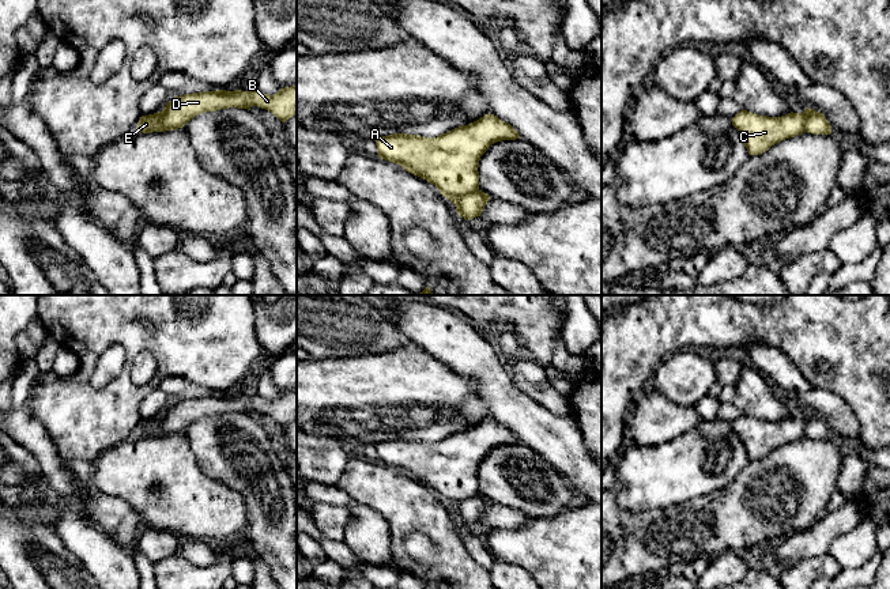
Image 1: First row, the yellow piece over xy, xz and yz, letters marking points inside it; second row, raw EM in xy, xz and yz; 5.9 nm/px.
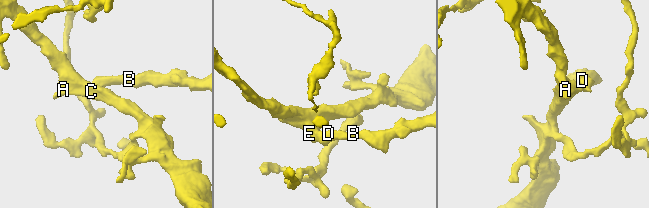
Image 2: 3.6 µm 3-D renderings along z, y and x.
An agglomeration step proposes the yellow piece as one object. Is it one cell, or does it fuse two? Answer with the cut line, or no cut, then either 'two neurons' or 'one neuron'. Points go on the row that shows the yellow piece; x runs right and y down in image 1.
cut in xz along (478, 188), (452, 200); two neurons

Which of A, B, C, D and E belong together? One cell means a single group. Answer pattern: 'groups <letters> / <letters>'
groups A C E / B D

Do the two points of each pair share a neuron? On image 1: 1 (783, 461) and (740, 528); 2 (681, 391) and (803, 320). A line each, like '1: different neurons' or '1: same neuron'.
1: same neuron
2: different neurons

